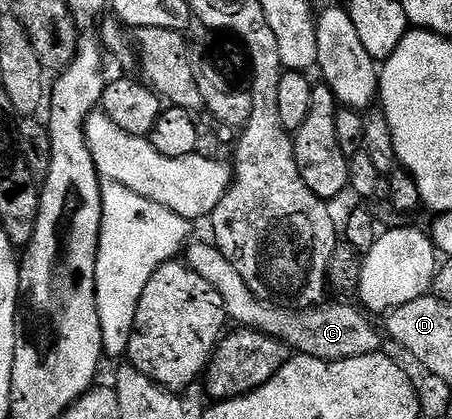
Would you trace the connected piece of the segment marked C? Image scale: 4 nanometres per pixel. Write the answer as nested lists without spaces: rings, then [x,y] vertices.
[[[206,240],[206,242],[190,241],[183,251],[183,261],[186,266],[190,266],[199,276],[203,276],[203,280],[207,280],[207,284],[211,284],[211,288],[215,292],[219,292],[219,296],[225,305],[226,315],[232,321],[234,318],[238,327],[266,334],[267,337],[274,338],[275,341],[282,342],[284,346],[288,346],[290,351],[297,354],[306,354],[324,362],[338,362],[339,360],[351,360],[355,356],[375,354],[382,349],[382,335],[379,330],[379,335],[377,335],[376,328],[369,323],[371,321],[370,315],[356,305],[354,305],[355,307],[348,306],[345,303],[348,301],[337,300],[341,302],[332,302],[332,300],[329,300],[324,304],[310,305],[308,308],[290,308],[288,305],[278,304],[276,301],[264,302],[259,300],[259,296],[255,296],[255,292],[251,292],[251,288],[247,288],[247,284],[243,281],[243,276],[239,276],[239,272],[235,272],[235,264],[231,264],[231,260],[227,260],[227,256],[223,256],[223,252],[218,250],[216,245],[209,240]]]

